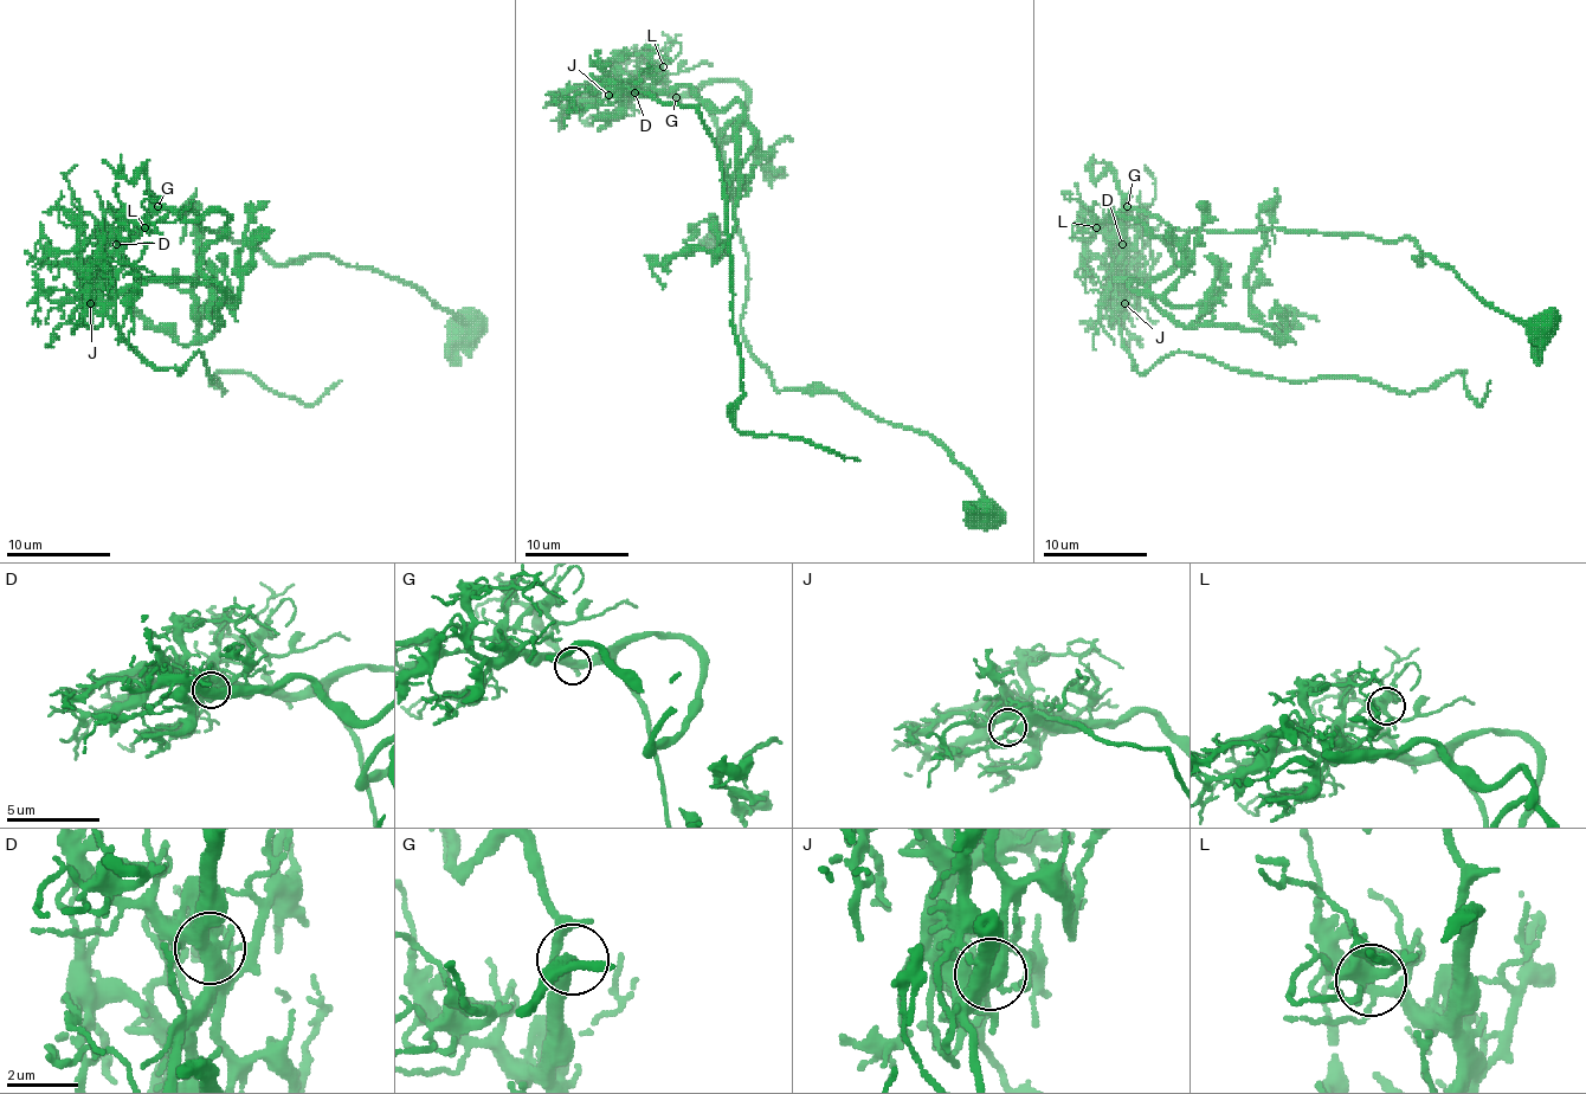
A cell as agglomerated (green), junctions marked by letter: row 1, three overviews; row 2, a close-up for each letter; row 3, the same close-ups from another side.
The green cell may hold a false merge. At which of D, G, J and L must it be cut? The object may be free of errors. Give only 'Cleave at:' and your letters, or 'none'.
Cleave at: D

